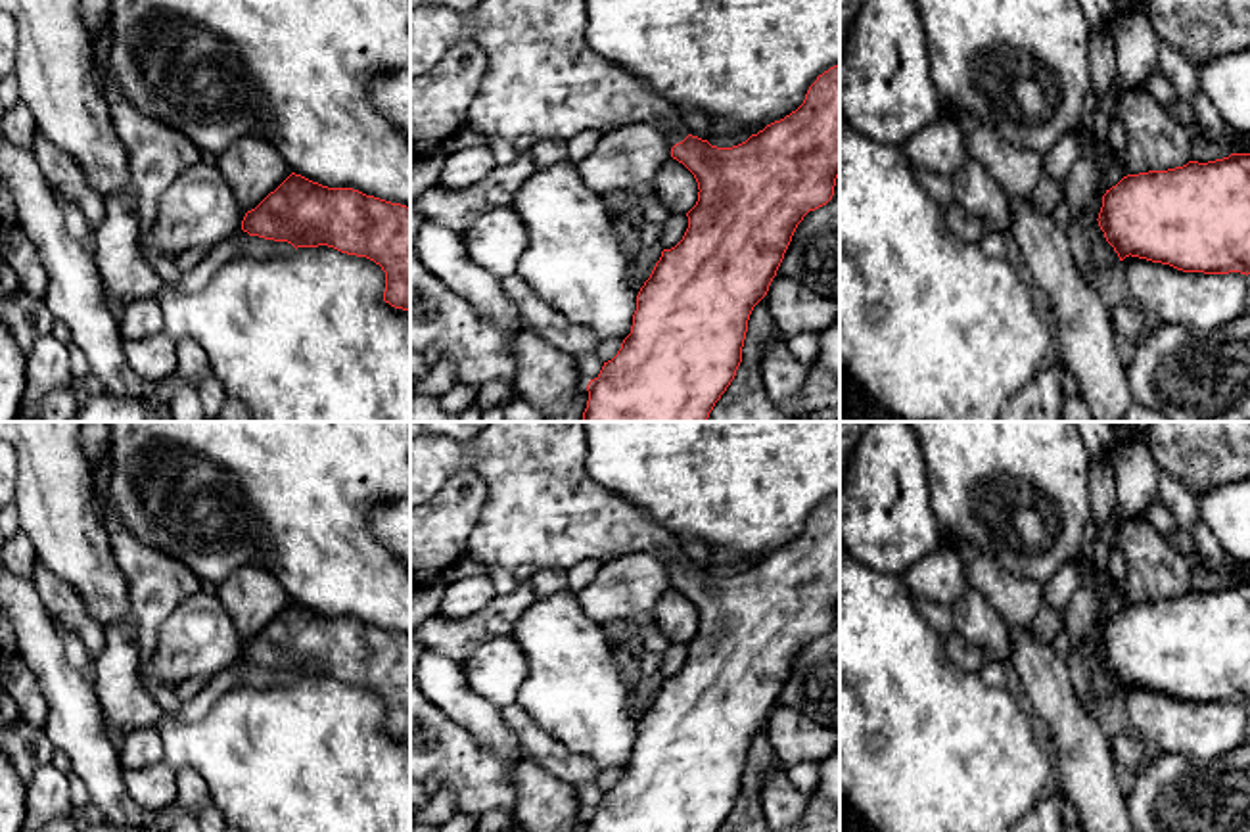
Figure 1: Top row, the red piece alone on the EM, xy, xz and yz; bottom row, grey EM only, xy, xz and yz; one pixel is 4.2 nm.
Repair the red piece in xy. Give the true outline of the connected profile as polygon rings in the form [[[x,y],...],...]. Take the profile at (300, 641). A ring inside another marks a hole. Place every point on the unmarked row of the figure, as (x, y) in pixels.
[[[291,602],[255,638],[247,640],[242,659],[297,677],[328,675],[347,684],[366,686],[385,702],[383,730],[410,740],[410,636],[366,625],[353,617],[328,617]]]

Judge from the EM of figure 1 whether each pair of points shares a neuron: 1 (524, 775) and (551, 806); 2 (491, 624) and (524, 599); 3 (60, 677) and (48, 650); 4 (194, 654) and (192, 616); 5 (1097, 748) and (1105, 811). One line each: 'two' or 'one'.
1: one
2: one
3: one
4: one
5: one

